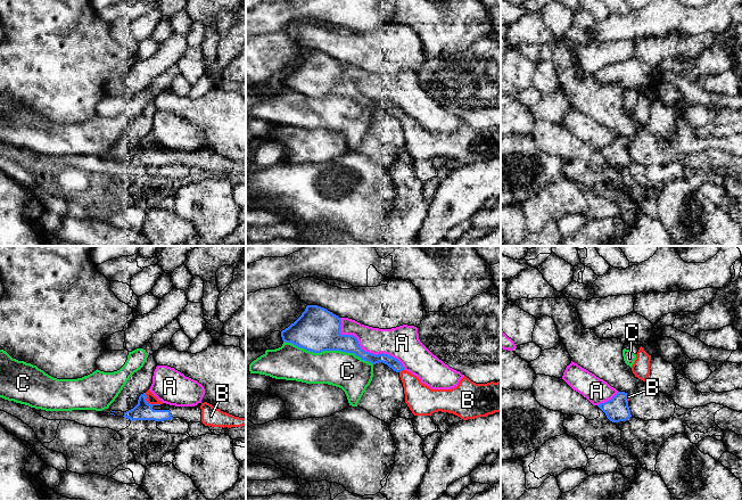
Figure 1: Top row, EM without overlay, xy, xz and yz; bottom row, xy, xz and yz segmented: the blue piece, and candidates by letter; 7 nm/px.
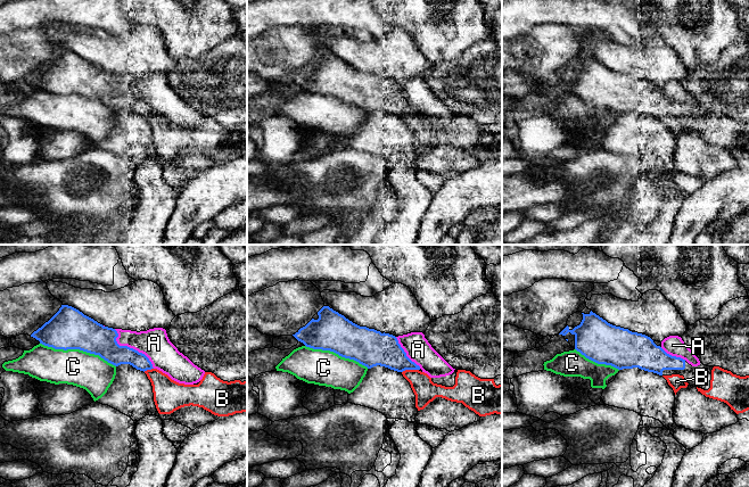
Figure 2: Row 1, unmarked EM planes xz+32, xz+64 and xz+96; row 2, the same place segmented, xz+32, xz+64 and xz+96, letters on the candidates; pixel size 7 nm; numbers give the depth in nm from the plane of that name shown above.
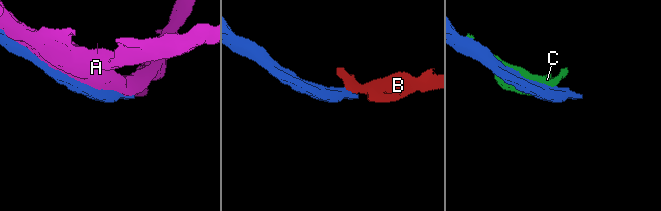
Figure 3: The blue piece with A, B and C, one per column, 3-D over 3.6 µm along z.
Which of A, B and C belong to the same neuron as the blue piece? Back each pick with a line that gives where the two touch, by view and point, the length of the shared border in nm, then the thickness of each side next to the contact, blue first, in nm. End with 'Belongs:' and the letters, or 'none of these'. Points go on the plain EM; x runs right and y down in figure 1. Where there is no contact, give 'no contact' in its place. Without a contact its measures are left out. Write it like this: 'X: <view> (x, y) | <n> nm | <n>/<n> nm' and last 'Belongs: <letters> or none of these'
B: xy (148, 148) | 140 nm | 130/70 nm
Belongs: B

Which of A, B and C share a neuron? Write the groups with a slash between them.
A / B / C

